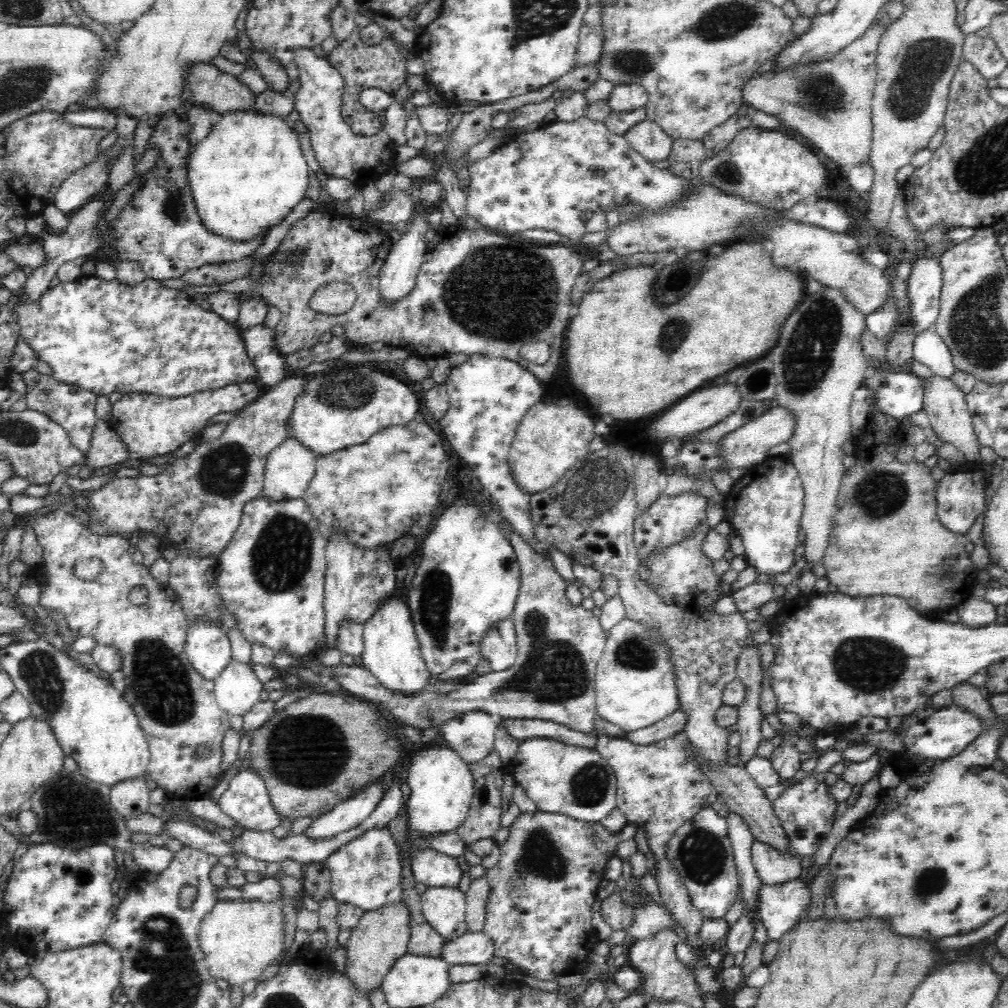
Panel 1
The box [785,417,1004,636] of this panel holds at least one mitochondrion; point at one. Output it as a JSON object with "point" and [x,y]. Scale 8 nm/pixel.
{"point":[883,493]}

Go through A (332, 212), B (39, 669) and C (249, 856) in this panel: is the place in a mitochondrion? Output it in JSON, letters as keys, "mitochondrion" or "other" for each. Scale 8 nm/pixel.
{"A":"other","B":"mitochondrion","C":"other"}

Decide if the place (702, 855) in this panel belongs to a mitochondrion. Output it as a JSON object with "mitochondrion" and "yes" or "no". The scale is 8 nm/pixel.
{"mitochondrion":"yes"}

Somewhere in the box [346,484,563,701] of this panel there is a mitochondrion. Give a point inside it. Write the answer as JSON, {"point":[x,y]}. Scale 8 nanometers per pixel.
{"point":[436,597]}

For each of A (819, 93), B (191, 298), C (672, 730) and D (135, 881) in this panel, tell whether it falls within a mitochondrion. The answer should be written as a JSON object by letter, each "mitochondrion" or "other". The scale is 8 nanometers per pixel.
{"A":"mitochondrion","B":"other","C":"other","D":"other"}

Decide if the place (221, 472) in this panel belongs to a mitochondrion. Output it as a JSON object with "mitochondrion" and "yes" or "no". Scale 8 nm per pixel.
{"mitochondrion":"yes"}

